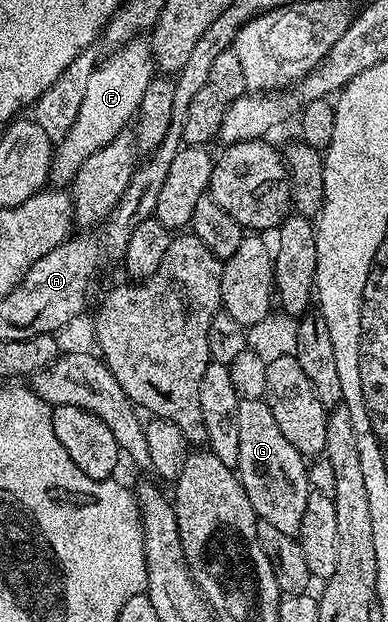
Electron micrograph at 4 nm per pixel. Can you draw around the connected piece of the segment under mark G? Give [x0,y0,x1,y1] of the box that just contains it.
[236,398,311,536]

